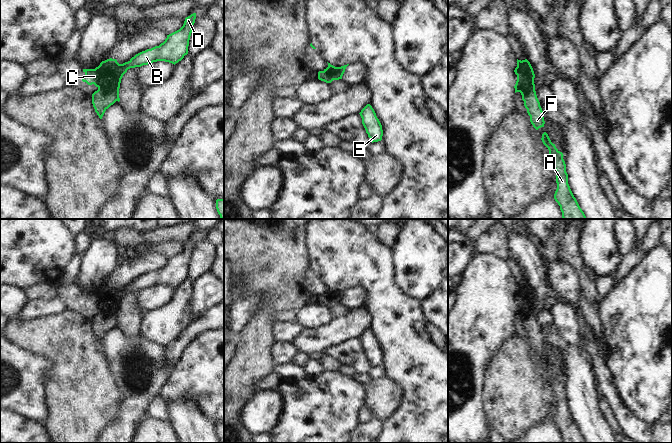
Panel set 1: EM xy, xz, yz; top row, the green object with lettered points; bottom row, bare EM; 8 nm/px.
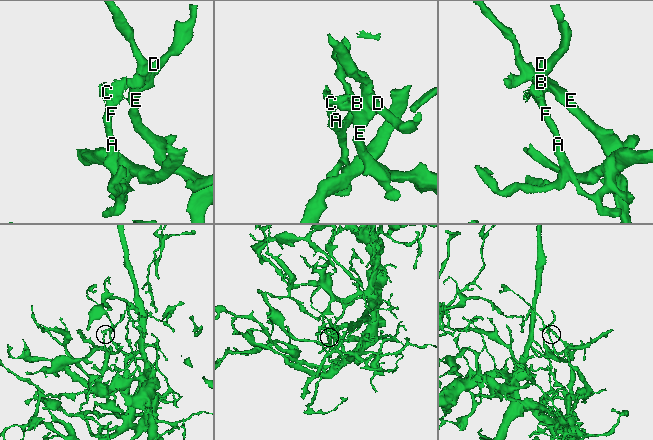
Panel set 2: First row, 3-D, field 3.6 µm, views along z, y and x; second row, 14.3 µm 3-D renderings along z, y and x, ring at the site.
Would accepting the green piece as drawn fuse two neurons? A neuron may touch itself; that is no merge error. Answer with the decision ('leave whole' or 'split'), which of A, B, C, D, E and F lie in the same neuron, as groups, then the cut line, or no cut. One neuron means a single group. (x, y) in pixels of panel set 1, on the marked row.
split; groups A F / B C D E; cut xy (98, 89), (114, 95), (116, 100)

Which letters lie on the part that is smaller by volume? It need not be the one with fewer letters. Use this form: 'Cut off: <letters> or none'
Cut off: A, F

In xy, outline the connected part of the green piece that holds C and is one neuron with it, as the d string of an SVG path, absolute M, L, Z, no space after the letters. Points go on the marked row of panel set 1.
M196 13L186 17L183 26L167 35L163 43L136 54L128 62L119 64L116 59L110 58L102 61L95 69L83 69L85 74L82 81L88 85L94 84L98 90L105 94L116 96L116 101L119 102L121 79L128 69L157 61L165 61L175 65L188 54L189 40L195 19Z

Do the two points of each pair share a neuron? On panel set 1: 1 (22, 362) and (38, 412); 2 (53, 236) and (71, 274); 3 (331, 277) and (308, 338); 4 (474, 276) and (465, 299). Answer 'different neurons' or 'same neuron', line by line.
1: same neuron
2: different neurons
3: different neurons
4: same neuron

